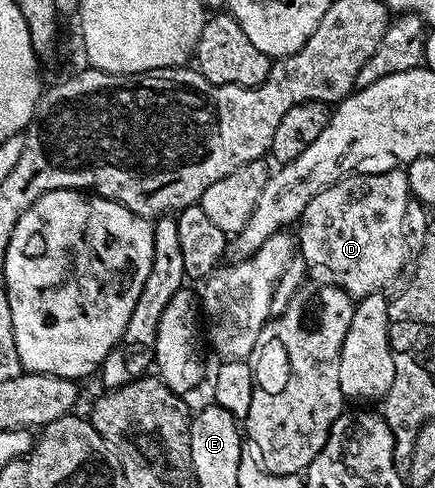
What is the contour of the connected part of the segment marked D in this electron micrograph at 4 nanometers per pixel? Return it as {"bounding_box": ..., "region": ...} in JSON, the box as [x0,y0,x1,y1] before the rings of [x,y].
{"bounding_box":[295,170,411,300],"region":[[[381,170],[378,174],[361,174],[365,172],[354,172],[347,178],[341,178],[335,184],[331,184],[331,188],[327,188],[323,192],[319,192],[319,196],[315,196],[315,200],[311,200],[311,204],[307,204],[307,208],[301,214],[299,219],[299,227],[301,231],[296,231],[295,238],[299,243],[300,257],[305,259],[306,267],[317,270],[322,270],[326,274],[328,281],[334,286],[339,286],[341,289],[349,293],[350,298],[354,300],[367,297],[369,293],[384,291],[386,287],[392,283],[400,270],[406,269],[407,255],[405,253],[405,217],[407,216],[407,204],[411,201],[409,191],[408,176],[406,171],[400,170]]]}

